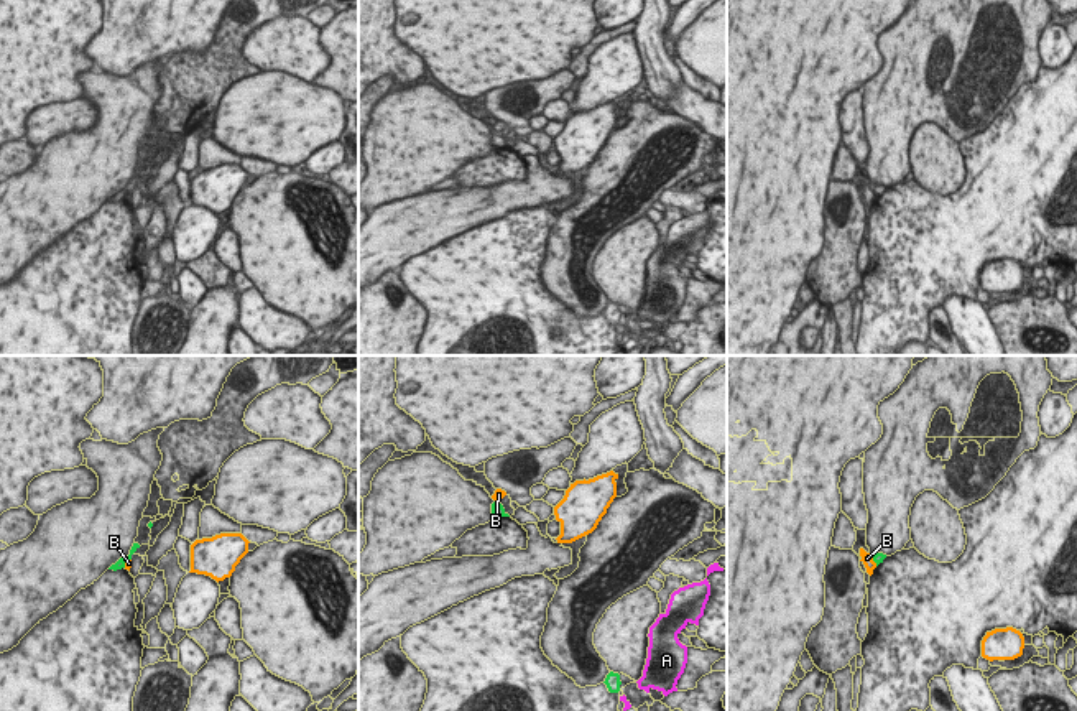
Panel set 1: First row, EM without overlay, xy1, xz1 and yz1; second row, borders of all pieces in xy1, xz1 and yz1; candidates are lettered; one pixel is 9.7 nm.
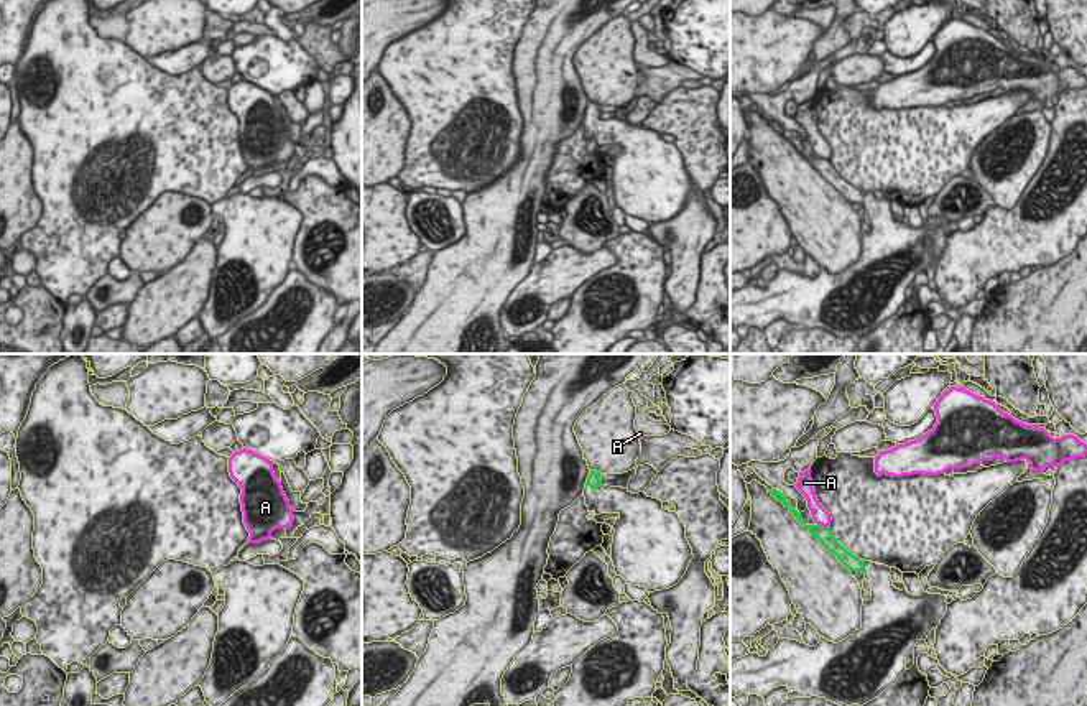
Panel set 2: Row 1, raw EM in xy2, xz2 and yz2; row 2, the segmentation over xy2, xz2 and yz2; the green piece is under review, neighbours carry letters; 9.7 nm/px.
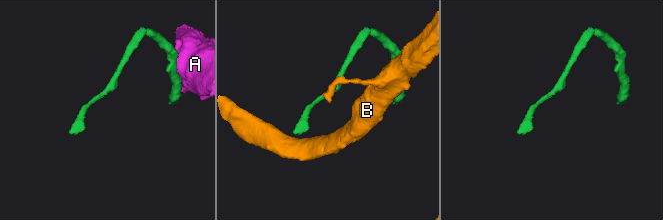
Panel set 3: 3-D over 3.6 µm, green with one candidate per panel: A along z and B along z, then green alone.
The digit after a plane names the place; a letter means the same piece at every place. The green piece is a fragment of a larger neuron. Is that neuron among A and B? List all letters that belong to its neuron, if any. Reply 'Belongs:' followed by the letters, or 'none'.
Belongs: none

